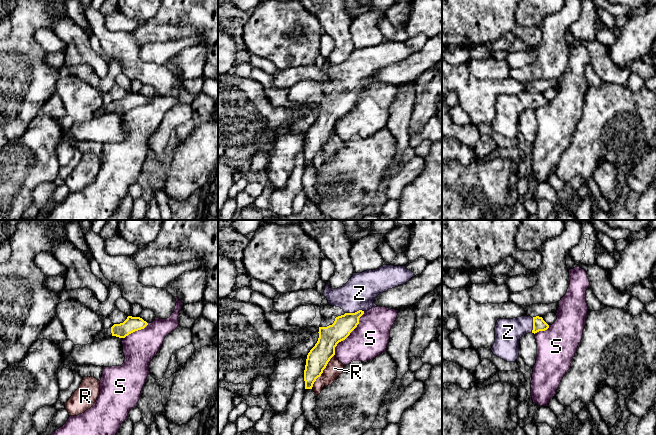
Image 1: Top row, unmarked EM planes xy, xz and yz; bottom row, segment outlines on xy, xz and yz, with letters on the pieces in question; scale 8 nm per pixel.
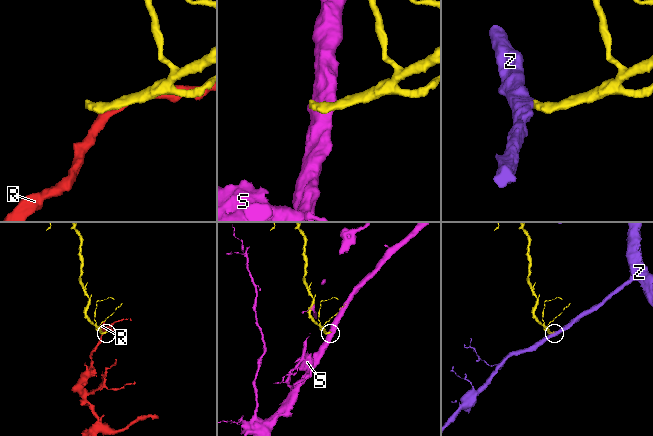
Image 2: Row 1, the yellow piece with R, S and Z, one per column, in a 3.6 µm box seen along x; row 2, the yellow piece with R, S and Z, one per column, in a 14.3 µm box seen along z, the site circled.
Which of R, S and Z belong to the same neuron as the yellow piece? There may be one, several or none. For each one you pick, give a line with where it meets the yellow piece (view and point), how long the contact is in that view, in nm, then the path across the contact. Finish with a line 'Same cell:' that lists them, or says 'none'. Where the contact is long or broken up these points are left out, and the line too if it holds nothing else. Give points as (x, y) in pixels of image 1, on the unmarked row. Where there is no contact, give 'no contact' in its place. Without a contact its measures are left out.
Z: xz (355, 88) | 150 nm | across xz (343, 101), (355, 88), (355, 73), (359, 69)
Same cell: Z

